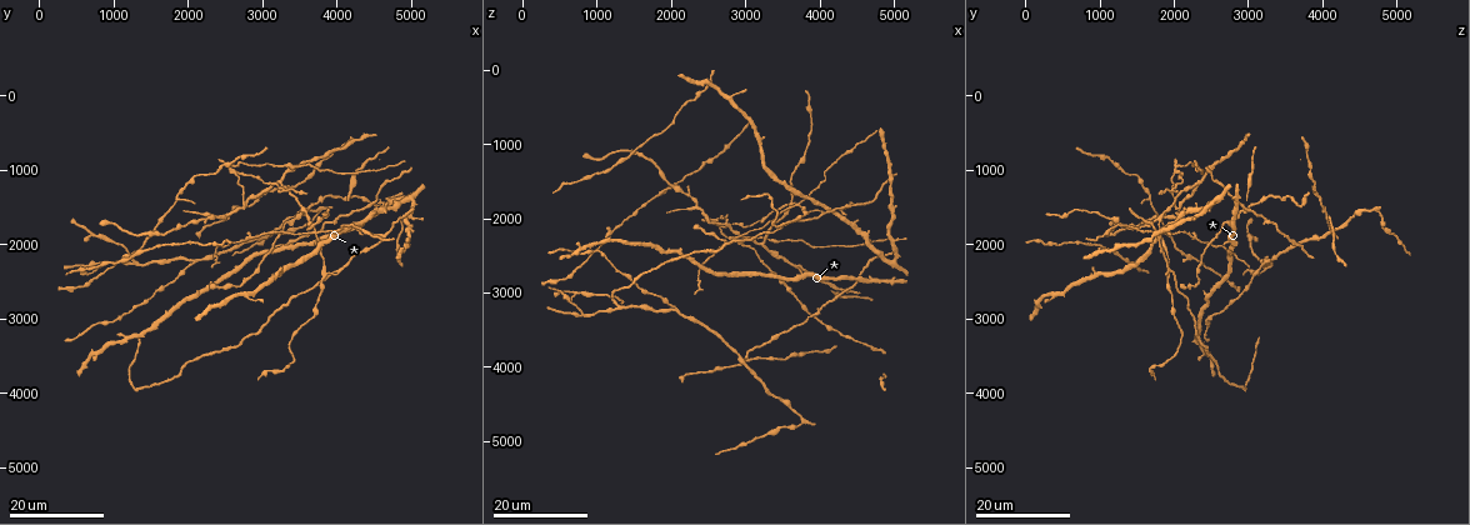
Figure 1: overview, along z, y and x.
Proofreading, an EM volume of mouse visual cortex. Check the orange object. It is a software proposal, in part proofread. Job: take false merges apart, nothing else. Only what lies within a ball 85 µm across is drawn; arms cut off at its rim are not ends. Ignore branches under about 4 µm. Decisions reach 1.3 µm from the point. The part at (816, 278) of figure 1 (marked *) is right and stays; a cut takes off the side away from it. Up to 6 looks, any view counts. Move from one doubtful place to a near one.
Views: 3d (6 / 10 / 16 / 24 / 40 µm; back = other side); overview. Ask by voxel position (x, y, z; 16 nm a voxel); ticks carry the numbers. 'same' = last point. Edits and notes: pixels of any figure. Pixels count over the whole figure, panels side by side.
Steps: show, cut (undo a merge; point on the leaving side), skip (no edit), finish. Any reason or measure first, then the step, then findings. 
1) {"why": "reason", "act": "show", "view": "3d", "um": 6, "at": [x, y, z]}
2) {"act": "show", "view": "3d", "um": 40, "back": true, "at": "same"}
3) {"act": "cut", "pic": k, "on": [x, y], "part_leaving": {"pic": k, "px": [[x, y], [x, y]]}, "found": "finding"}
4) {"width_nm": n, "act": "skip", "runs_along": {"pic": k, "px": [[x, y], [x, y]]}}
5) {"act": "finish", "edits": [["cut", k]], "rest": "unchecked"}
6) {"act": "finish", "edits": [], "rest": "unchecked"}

{"why": "branch point", "act": "show", "view": "3d", "um": 24, "at": [2750, 1500, 2100]}

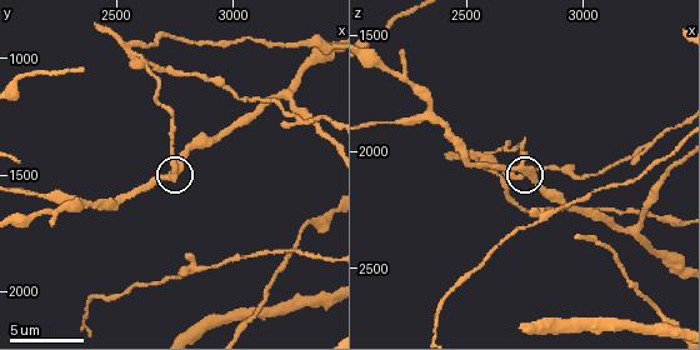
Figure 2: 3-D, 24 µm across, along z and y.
{"act": "show", "view": "3d", "um": 10, "at": [2730, 1520, 2060]}

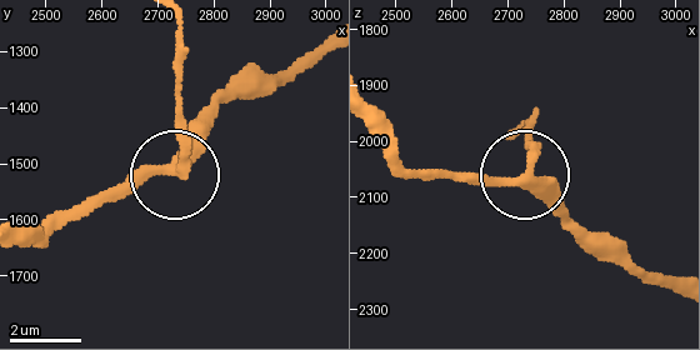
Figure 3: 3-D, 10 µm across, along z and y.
{"side_arm_um": 56, "arms": 3, "act": "cut", "pic": 3, "on": [181, 111], "found": "two cells meet here"}

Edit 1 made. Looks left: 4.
{"act": "show", "view": "overview"}

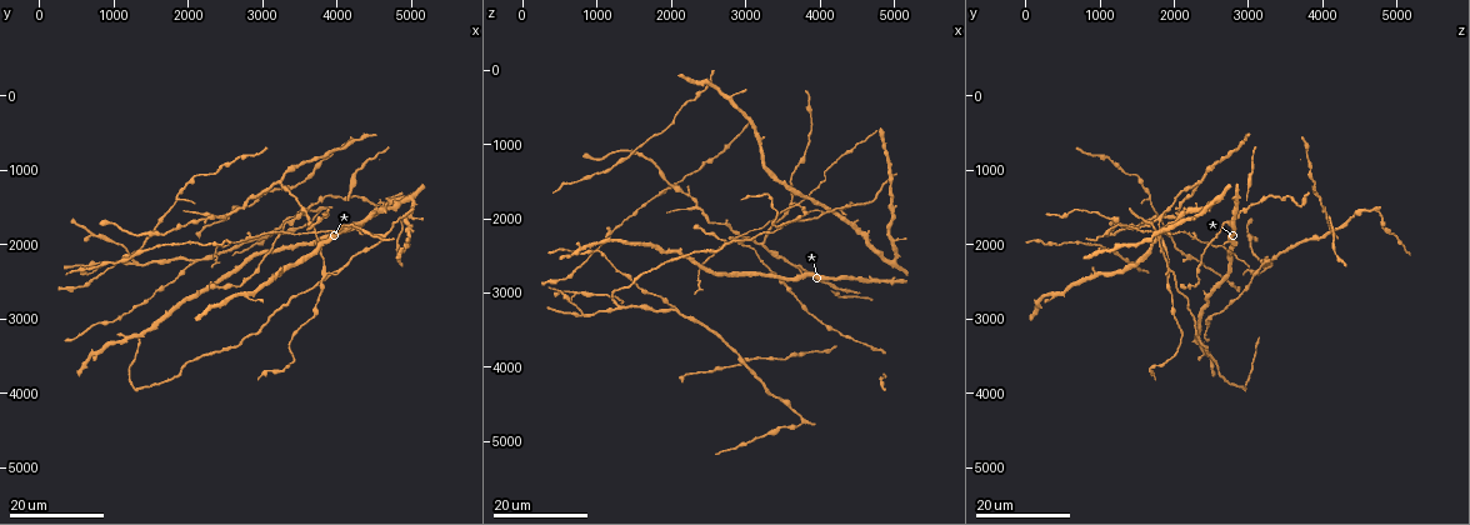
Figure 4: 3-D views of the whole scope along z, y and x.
{"why": "side arm on a straight run", "act": "show", "view": "3d", "um": 24, "at": [1850, 1400, 1650]}

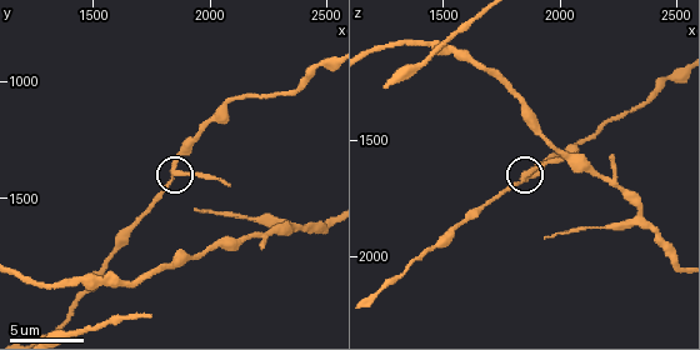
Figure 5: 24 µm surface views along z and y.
{"act": "show", "view": "3d", "um": 6, "at": "same"}

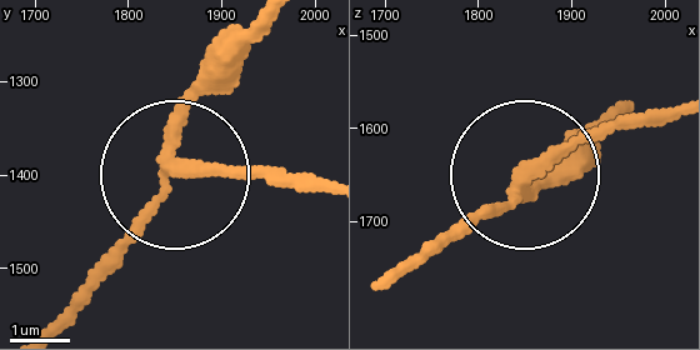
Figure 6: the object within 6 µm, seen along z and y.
{"act": "show", "view": "3d", "um": 6, "back": true, "at": "same"}

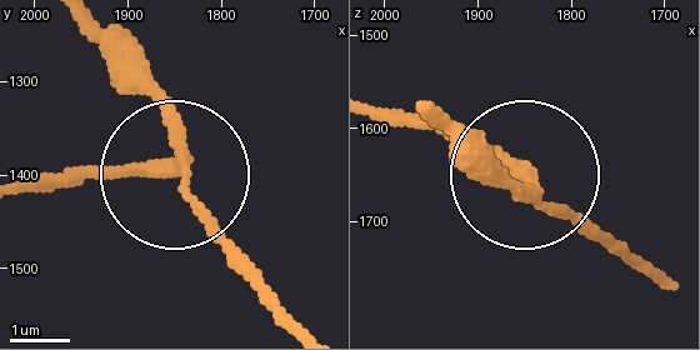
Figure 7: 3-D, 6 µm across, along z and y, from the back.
{"width_nm": 200, "act": "skip", "found": "all the same cell"}

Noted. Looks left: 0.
{"act": "finish", "edits": [["cut", 3]], "rest": "unchecked"}

